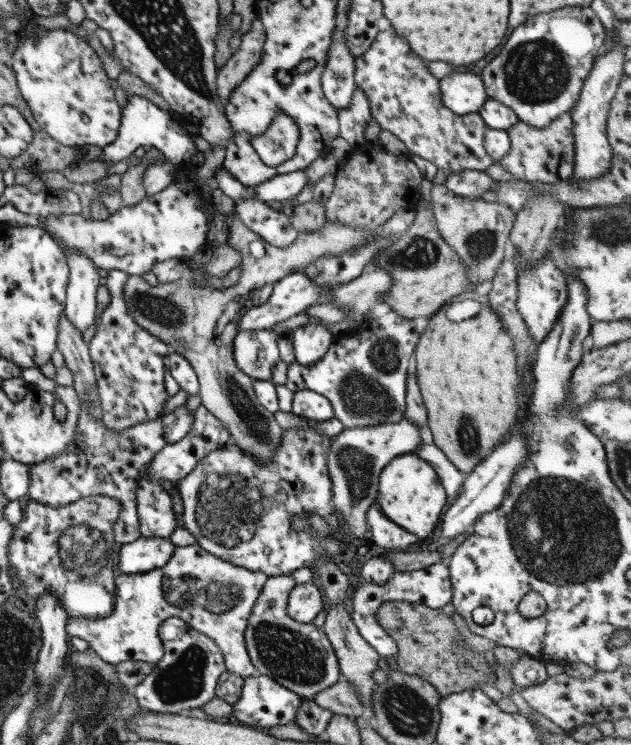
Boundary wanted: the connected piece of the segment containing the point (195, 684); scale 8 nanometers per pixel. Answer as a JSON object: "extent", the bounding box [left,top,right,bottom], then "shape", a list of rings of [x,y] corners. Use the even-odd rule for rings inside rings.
{"extent":[133,617,225,714],"shape":[[[177,617],[163,620],[158,635],[164,648],[163,656],[133,689],[137,704],[145,712],[168,714],[203,707],[215,697],[216,680],[225,671],[220,648]]]}

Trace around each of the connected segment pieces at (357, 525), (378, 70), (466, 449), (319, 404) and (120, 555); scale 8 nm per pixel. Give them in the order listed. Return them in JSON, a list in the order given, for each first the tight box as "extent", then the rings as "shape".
[{"extent":[326,418,423,543],"shape":[[[402,418],[399,422],[386,422],[377,426],[358,426],[357,428],[344,428],[330,440],[328,453],[326,456],[327,473],[331,483],[331,504],[334,514],[340,522],[340,539],[359,543],[363,534],[367,532],[366,512],[367,509],[376,502],[376,490],[378,487],[378,477],[381,470],[395,456],[412,452],[415,447],[423,443],[423,435],[420,428]]]},{"extent":[354,30,493,173],"shape":[[[395,30],[378,31],[373,42],[369,45],[369,48],[367,48],[363,54],[354,58],[354,83],[356,84],[356,88],[362,89],[365,98],[368,100],[370,118],[376,122],[376,125],[379,126],[380,130],[388,130],[391,134],[394,134],[405,145],[405,148],[408,150],[408,155],[417,154],[417,156],[429,160],[436,168],[445,168],[445,170],[449,170],[450,173],[468,170],[485,171],[486,168],[490,167],[493,163],[492,158],[485,152],[483,146],[484,132],[487,128],[485,123],[477,115],[461,116],[451,112],[448,108],[445,108],[440,99],[440,90],[438,89],[439,81],[429,73],[429,70],[425,67],[425,63],[426,61],[419,58],[414,52],[411,52],[406,40],[397,36]]]},{"extent":[415,290,524,474],"shape":[[[465,290],[443,303],[428,317],[427,327],[415,344],[415,376],[426,408],[431,442],[463,474],[471,473],[474,466],[499,445],[524,417],[524,401],[517,393],[516,357],[511,338],[500,316],[490,307],[488,295],[480,296],[473,290]]]},{"extent":[290,391,332,422],"shape":[[[297,391],[292,394],[290,411],[298,417],[310,421],[323,422],[332,416],[329,401],[313,391]]]},{"extent":[115,538,176,574],"shape":[[[145,538],[120,545],[115,553],[119,573],[135,574],[161,568],[171,558],[176,546],[168,538]]]}]

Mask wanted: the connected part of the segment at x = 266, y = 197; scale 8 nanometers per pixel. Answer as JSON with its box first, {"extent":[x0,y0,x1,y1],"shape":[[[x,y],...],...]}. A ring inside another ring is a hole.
{"extent":[251,170,308,203],"shape":[[[296,170],[274,175],[269,180],[254,186],[251,192],[253,192],[255,199],[263,203],[271,200],[280,202],[296,197],[307,182],[308,178],[305,172]]]}

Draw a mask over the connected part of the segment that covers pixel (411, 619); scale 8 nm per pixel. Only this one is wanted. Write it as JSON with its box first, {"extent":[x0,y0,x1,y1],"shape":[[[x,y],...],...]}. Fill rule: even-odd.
{"extent":[376,601,493,697],"shape":[[[387,601],[376,610],[376,623],[395,641],[396,654],[392,659],[399,672],[415,676],[431,684],[439,697],[445,697],[479,684],[491,683],[493,668],[482,656],[466,650],[460,634],[450,617],[441,608],[432,609],[419,603]]]}

